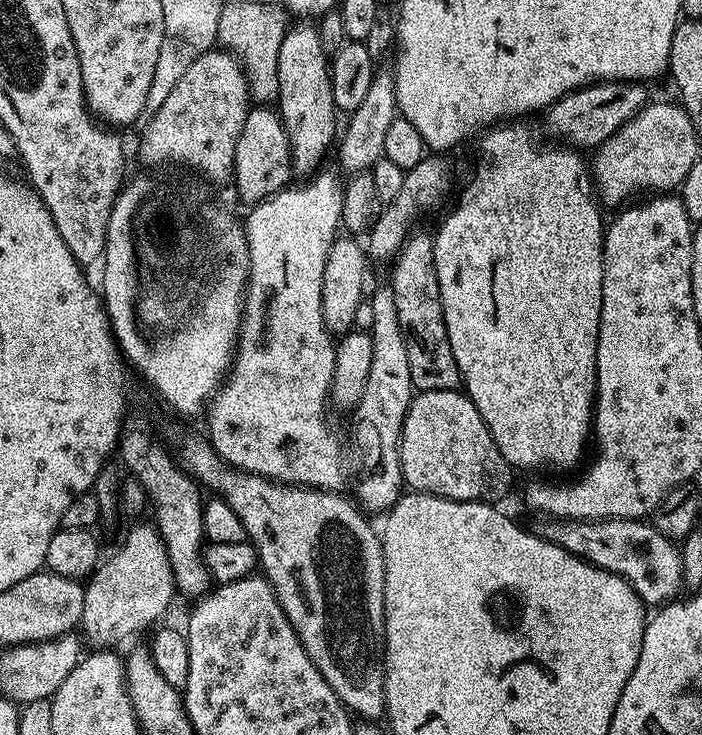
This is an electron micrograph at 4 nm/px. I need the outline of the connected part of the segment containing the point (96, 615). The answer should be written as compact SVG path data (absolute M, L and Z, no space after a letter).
M155 523L134 525L125 534L124 545L107 560L108 557L87 577L79 622L86 640L88 635L87 643L92 643L96 650L116 646L119 640L128 640L143 628L151 629L157 623L155 620L171 606L172 596L177 595L170 554Z

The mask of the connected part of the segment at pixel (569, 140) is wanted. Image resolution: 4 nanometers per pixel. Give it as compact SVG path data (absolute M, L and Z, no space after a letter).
M606 80L598 84L588 84L584 88L574 90L562 98L549 104L544 116L544 128L551 139L563 142L577 150L595 149L604 144L623 124L630 122L649 103L650 96L643 83L625 82L622 80Z

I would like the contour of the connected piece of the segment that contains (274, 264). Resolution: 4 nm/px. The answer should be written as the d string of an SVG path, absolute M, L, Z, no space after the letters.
M320 170L309 175L305 179L308 180L305 184L293 183L291 186L275 192L267 200L251 205L252 213L248 216L249 224L243 225L244 237L248 239L248 283L246 285L244 314L240 317L238 347L226 382L221 384L220 391L212 397L207 405L208 433L206 436L214 451L239 472L267 476L268 479L277 480L280 484L303 484L305 488L340 490L343 489L344 484L344 452L340 449L340 440L336 437L331 422L328 421L332 379L336 369L336 340L322 318L322 270L326 270L326 254L330 250L330 246L338 239L338 233L342 228L340 215L342 214L344 187L342 180L339 180L334 173L324 171Z

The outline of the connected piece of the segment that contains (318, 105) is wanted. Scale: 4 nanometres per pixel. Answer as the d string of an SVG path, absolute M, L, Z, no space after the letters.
M308 22L297 24L300 24L297 28L287 29L278 55L278 111L292 147L293 169L312 174L323 165L320 163L328 147L332 148L337 139L338 109L332 93L330 58L322 50L319 31Z

